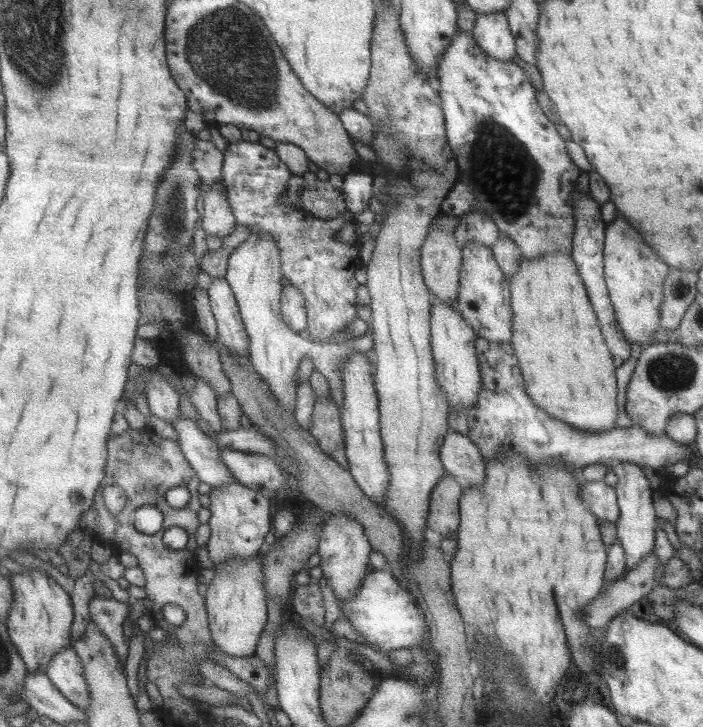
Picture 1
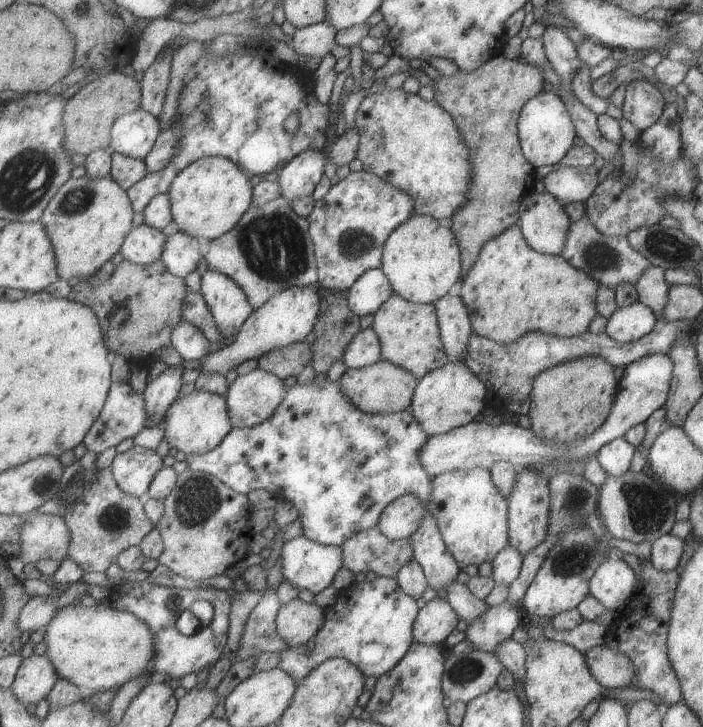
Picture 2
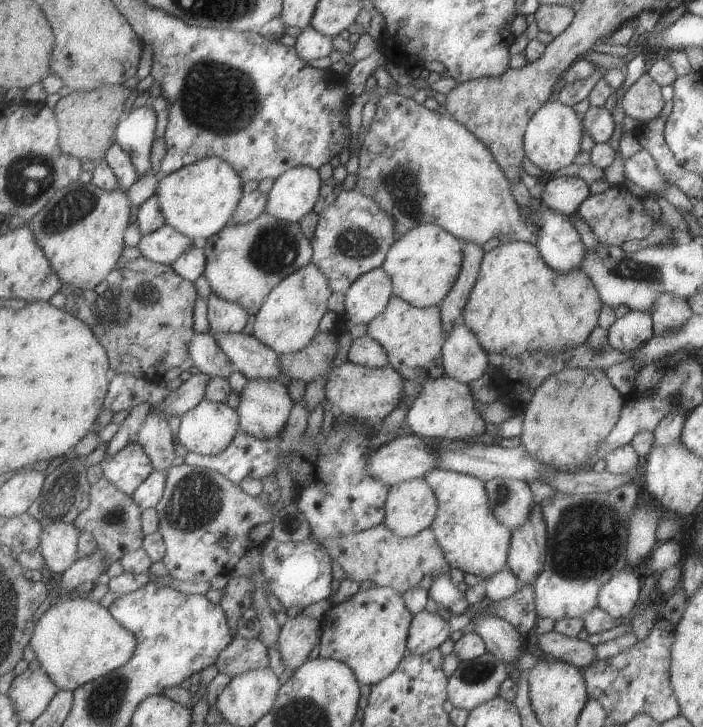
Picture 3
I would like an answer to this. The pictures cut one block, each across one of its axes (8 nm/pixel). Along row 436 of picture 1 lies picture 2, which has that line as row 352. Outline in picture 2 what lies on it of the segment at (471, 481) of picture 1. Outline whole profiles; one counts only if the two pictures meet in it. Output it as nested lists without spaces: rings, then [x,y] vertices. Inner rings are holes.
[[[444,294],[434,303],[439,336],[449,363],[464,362],[472,326],[465,305],[458,296]]]

